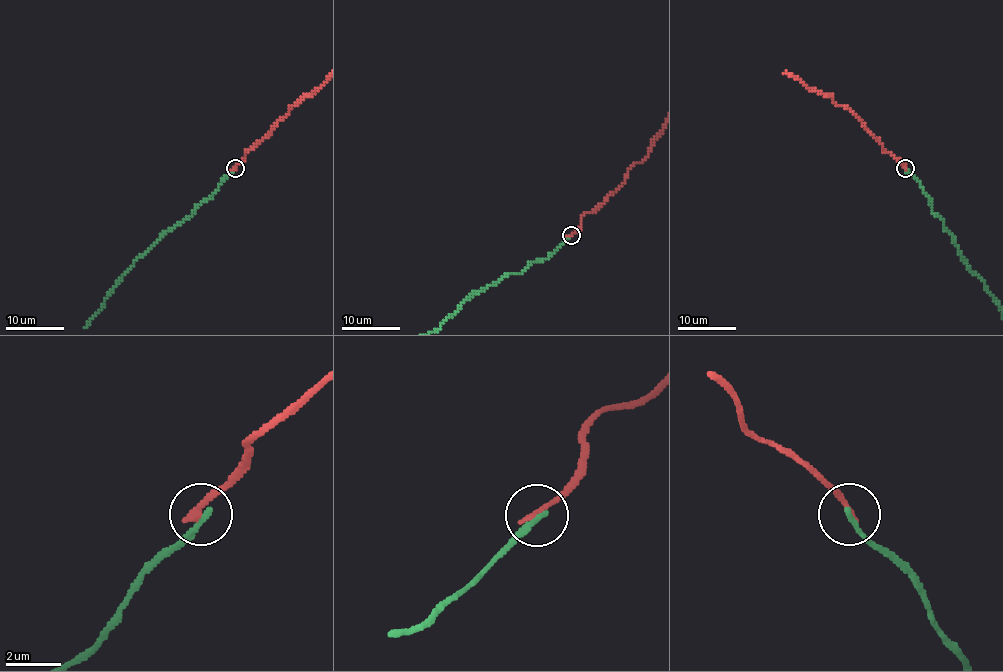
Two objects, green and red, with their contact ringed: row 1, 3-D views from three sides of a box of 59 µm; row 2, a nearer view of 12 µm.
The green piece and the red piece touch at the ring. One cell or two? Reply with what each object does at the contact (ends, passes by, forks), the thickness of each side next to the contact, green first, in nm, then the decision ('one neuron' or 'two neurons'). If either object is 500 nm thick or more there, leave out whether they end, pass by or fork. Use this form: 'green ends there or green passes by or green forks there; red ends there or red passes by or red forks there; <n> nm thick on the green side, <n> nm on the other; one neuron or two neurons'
green ends there; red ends there; 190 nm thick on the green side, 200 nm on the other; two neurons

